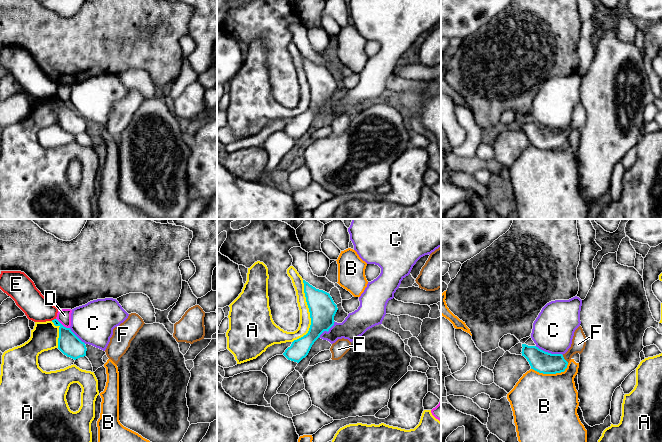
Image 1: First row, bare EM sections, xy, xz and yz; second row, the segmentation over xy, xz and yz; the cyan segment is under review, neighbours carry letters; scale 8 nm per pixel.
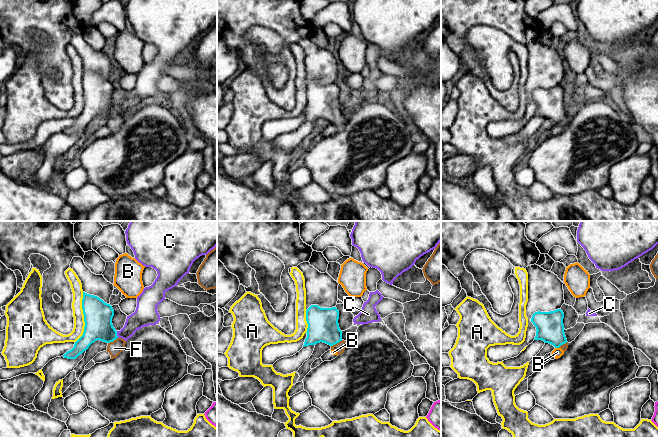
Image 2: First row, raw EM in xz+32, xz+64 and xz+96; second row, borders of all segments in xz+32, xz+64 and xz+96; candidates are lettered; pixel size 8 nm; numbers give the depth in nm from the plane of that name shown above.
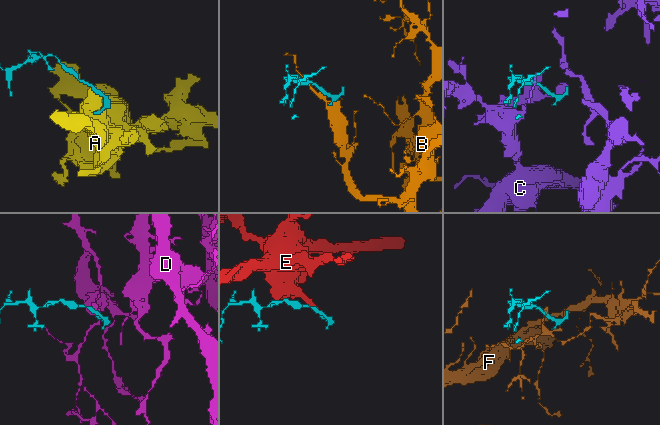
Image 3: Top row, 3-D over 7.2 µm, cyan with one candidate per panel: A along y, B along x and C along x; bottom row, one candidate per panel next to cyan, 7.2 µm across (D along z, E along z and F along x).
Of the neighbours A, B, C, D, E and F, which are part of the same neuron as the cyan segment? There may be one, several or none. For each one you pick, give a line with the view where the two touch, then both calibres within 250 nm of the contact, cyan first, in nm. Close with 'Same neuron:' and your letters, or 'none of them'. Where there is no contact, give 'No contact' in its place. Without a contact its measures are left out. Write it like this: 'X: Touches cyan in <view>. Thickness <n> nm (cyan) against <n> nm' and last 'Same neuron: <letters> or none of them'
F: Touches cyan in yz. Thickness 180 nm (cyan) against 110 nm
Same neuron: F

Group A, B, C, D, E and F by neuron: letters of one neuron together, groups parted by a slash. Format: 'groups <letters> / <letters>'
groups A / B / C / D / E / F

